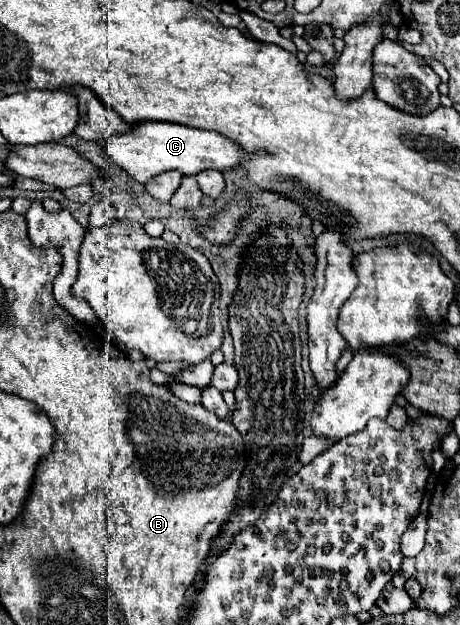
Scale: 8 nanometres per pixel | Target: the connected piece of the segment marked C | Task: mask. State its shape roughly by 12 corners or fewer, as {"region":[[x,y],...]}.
{"region":[[139,122],[103,144],[129,178],[237,170],[223,134]]}

